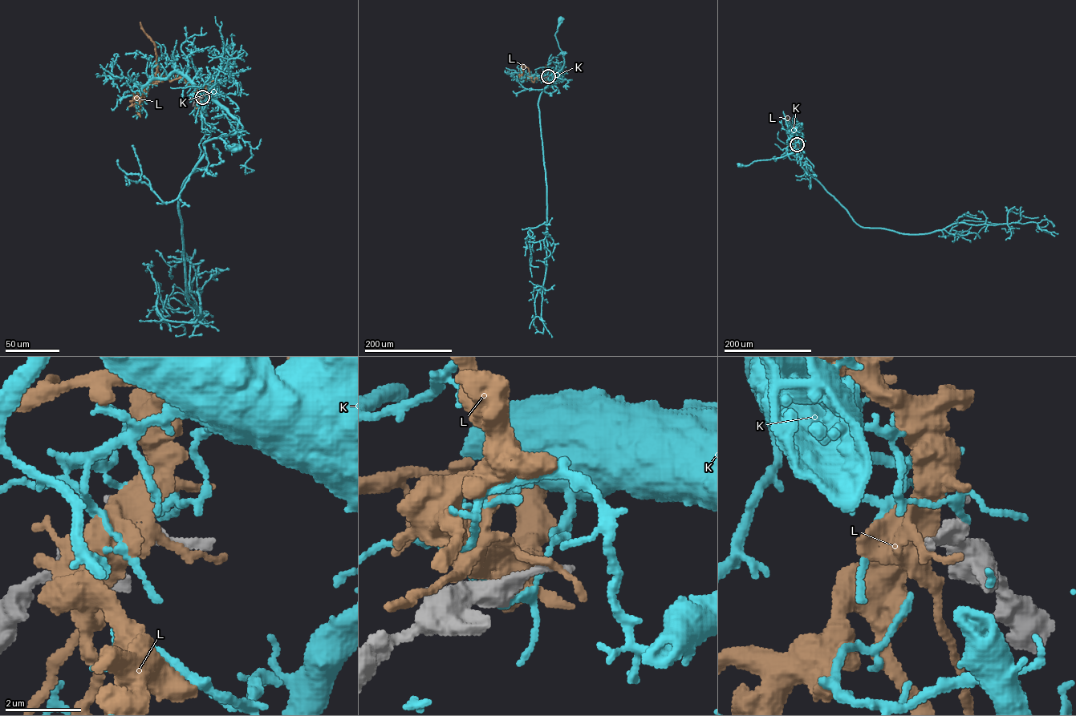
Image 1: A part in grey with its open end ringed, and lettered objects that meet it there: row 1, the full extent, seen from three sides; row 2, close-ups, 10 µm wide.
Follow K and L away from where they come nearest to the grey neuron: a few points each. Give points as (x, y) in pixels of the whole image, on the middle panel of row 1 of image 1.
K: (547, 76), (558, 74), (564, 63), (554, 35), (561, 18)
L: (547, 76), (536, 78), (533, 82), (529, 75), (523, 77), (520, 75), (521, 66)

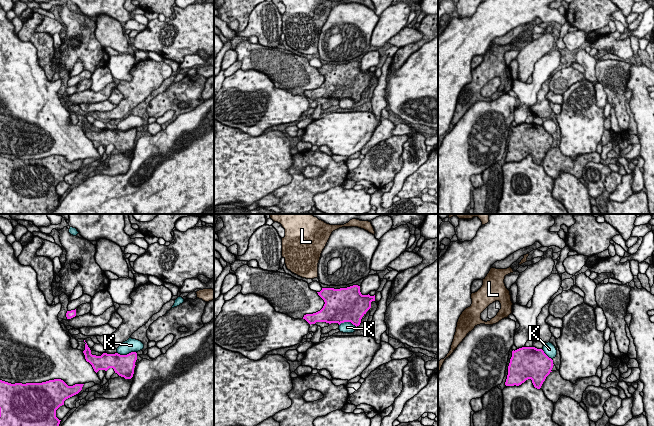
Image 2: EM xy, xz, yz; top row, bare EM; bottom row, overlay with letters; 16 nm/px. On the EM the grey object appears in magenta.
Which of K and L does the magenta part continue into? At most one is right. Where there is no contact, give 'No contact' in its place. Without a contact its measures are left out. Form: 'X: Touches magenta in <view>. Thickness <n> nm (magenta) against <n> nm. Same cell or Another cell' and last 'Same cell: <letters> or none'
K: Touches magenta in xy. Thickness 340 nm (magenta) against 220 nm. Another cell
L: No contact. Another cell
Same cell: none

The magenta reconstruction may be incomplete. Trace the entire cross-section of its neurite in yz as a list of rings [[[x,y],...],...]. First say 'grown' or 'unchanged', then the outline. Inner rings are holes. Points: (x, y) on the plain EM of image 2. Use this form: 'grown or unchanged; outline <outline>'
unchanged; outline [[[522,123],[513,126],[505,161],[519,162],[531,155],[534,163],[540,165],[553,141],[553,136],[542,125]]]

